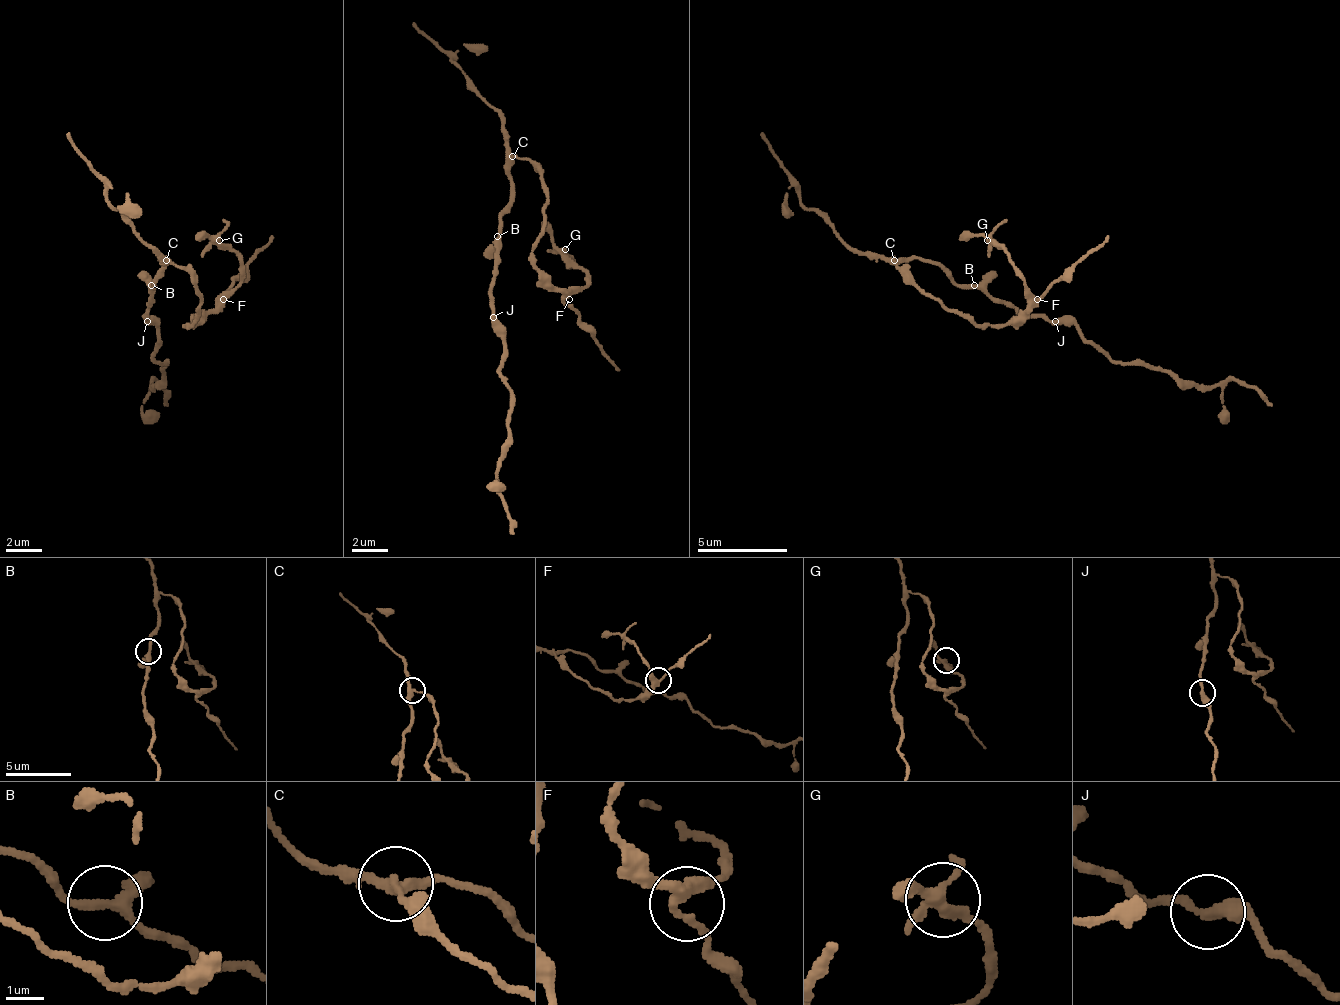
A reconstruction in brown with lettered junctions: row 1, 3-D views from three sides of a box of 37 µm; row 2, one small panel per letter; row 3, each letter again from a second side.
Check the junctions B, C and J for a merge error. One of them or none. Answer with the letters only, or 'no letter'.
C

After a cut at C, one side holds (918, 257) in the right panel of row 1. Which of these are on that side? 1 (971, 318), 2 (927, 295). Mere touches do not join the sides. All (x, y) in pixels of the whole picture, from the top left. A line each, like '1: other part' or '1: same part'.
1: other part
2: other part

